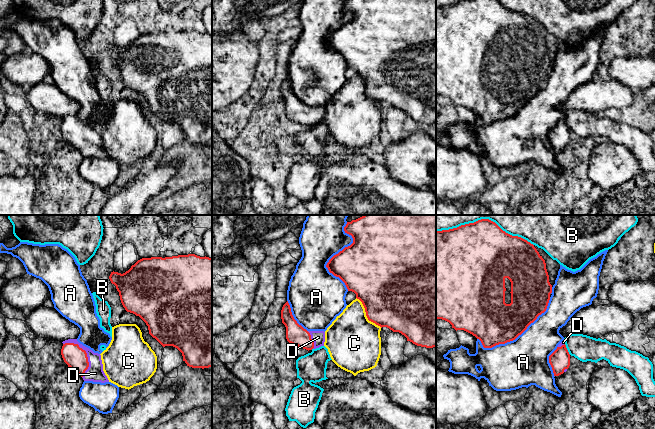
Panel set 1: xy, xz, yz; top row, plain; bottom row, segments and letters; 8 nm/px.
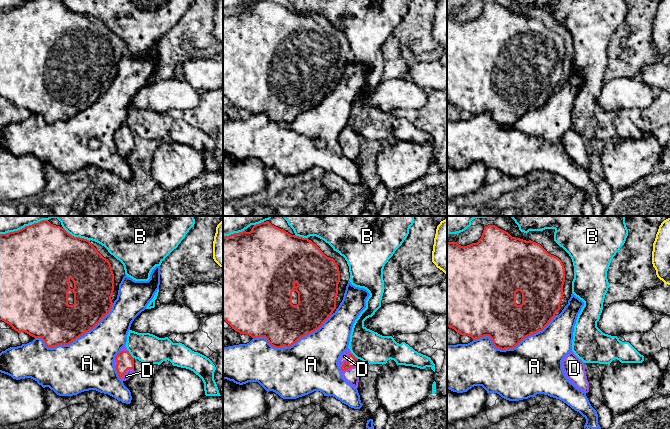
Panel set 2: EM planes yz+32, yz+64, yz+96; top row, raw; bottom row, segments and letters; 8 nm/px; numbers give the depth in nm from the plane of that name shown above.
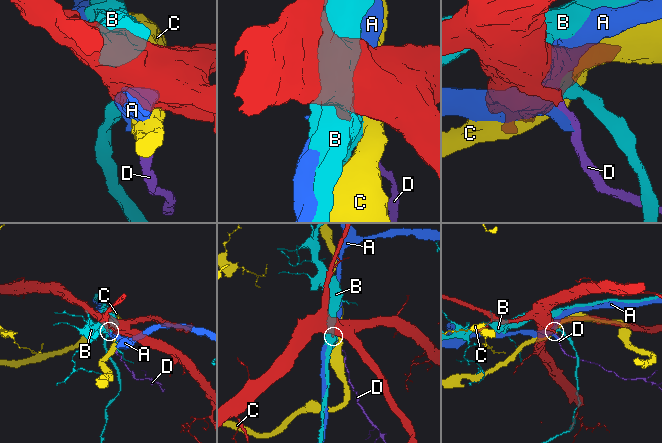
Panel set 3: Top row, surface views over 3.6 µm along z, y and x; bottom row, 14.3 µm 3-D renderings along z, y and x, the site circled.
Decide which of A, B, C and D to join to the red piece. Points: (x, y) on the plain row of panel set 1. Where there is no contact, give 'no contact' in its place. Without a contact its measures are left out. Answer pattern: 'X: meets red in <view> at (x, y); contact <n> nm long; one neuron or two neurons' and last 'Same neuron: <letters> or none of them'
A: meets red in yz at (516, 113); contact 700 nm long; two neurons
B: meets red in yz at (515, 12); contact 340 nm long; two neurons
C: meets red in xz at (366, 91); contact 320 nm long; two neurons
D: meets red in xy at (86, 129); contact 320 nm long; one neuron
Same neuron: D

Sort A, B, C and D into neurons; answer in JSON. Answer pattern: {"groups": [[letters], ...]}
{"groups": [["A"], ["B"], ["C"], ["D"]]}

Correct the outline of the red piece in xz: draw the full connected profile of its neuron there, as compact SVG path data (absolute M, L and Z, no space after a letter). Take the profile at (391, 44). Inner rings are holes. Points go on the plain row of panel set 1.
M346 0L345 9L353 14L353 19L334 31L326 43L334 52L339 53L346 61L348 67L356 70L366 88L369 97L382 103L387 103L393 108L399 108L407 117L426 124L436 123L436 0Z

